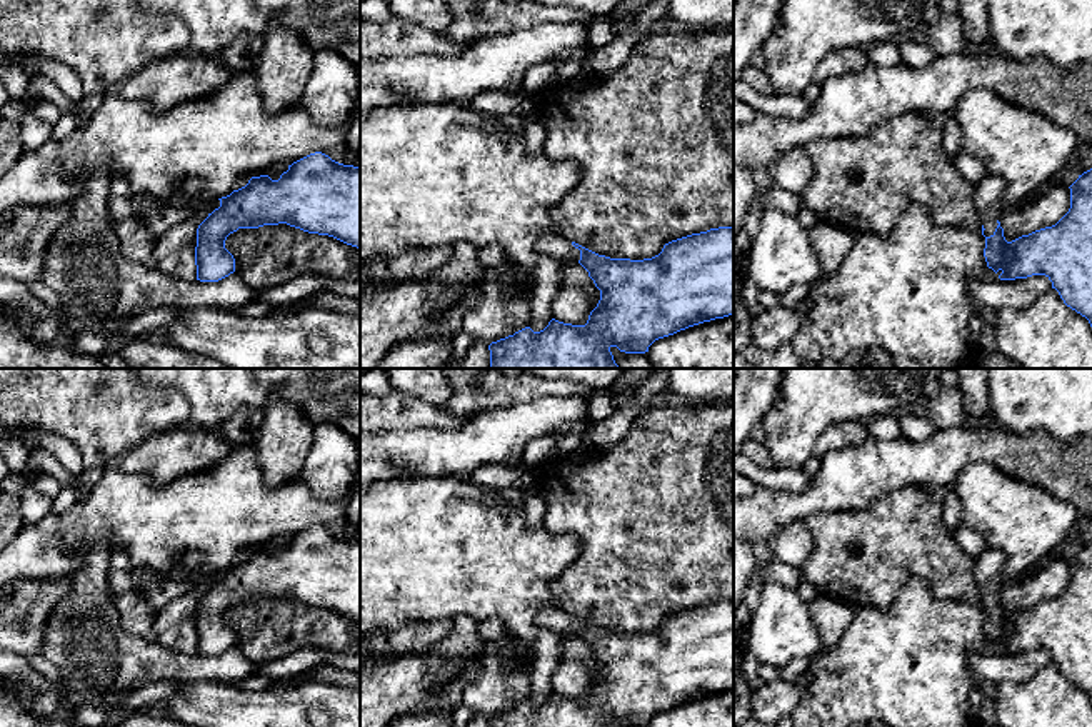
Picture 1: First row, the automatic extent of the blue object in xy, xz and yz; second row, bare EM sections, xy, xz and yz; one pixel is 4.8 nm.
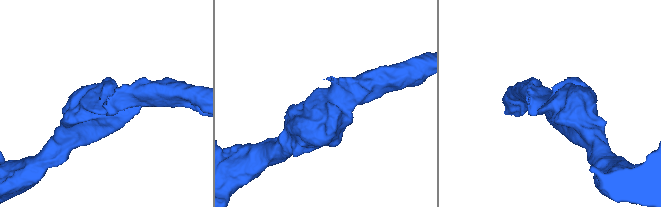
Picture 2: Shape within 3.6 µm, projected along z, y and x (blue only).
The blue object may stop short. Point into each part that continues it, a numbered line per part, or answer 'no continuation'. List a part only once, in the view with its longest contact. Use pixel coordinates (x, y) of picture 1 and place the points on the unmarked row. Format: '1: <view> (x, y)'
1: yz (987, 567)

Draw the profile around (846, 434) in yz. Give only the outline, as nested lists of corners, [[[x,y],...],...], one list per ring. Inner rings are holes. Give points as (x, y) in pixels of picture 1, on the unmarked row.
[[[849,420],[825,429],[815,445],[814,455],[822,457],[830,450],[860,445],[869,439],[869,427],[865,422]]]

